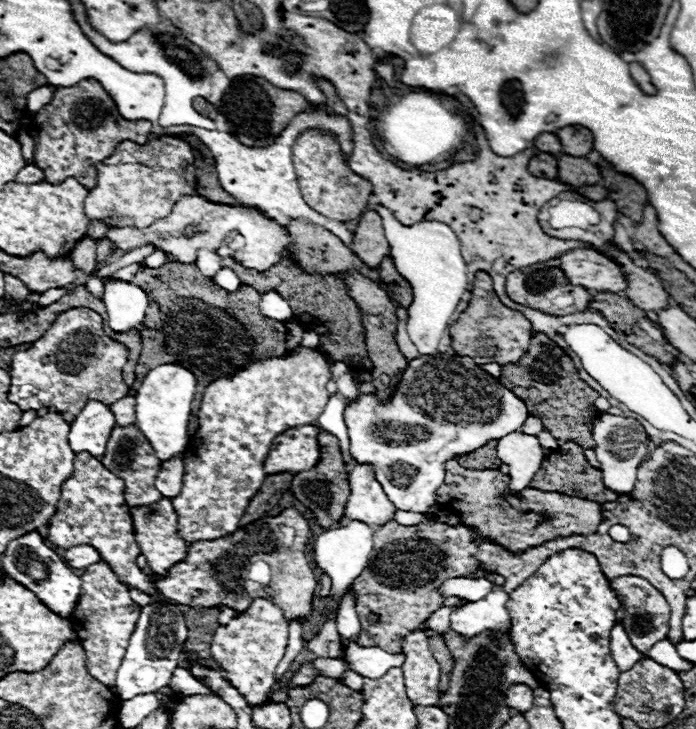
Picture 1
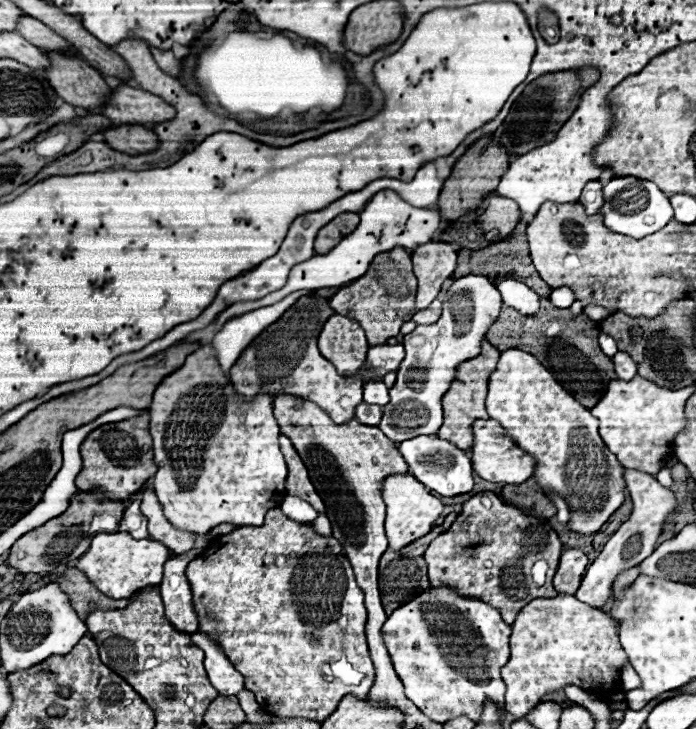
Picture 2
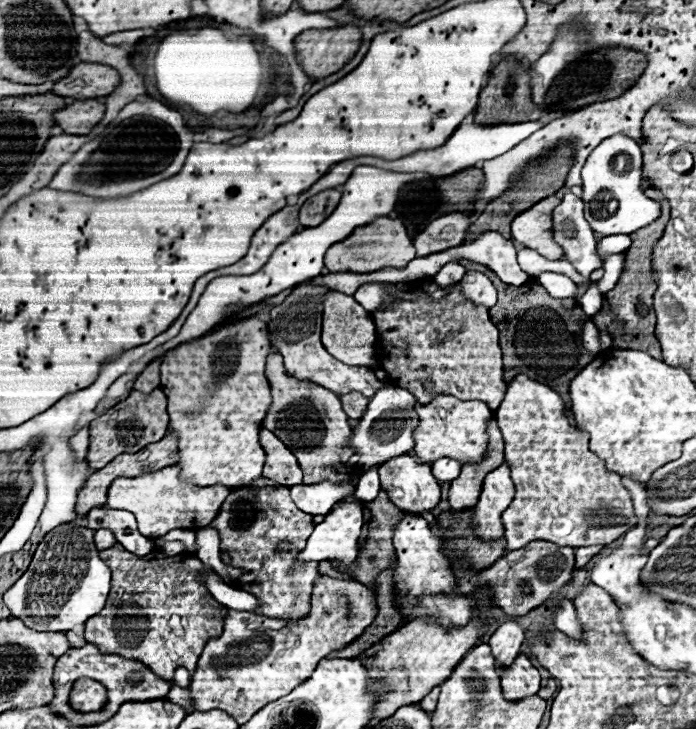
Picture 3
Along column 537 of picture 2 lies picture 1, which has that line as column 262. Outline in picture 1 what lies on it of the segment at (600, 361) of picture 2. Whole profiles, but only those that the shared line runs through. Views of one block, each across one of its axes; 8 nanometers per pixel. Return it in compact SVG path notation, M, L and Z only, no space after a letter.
M168 262L156 270L140 270L136 278L132 278L132 284L140 286L148 296L144 348L138 362L150 368L158 364L180 364L196 374L198 390L192 402L192 418L196 418L204 388L210 382L252 360L286 354L284 322L266 318L260 312L260 294L252 286L226 292L210 278L202 276L194 264L178 262Z

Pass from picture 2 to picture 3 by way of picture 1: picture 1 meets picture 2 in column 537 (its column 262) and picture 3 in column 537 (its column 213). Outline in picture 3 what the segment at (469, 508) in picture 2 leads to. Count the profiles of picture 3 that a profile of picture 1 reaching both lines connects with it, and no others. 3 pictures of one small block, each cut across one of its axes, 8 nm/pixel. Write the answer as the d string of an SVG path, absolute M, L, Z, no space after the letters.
M530 542L522 550L512 550L492 566L476 574L476 586L492 586L496 606L504 608L508 616L524 616L530 610L552 600L552 596L570 582L574 564L572 546L554 546L552 542Z

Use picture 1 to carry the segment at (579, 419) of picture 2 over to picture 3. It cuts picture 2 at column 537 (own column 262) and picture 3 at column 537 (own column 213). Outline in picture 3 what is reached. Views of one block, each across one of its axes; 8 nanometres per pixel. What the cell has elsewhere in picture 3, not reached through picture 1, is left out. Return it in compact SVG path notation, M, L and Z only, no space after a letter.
M518 374L510 382L502 404L494 412L494 418L498 420L498 426L506 442L506 462L512 470L512 482L516 486L516 494L502 514L506 528L506 550L502 554L524 548L534 540L546 540L558 546L572 548L594 544L608 546L626 530L638 524L630 494L620 482L622 476L618 476L616 472L608 472L604 468L604 462L590 452L588 436L582 436L578 428L570 424L570 420L564 414L564 402L558 392L540 382L530 380L524 374Z

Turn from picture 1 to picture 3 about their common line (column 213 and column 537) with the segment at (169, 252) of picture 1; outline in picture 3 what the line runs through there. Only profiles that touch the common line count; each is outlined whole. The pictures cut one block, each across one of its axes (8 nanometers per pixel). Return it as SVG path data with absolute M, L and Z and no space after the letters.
M558 196L536 202L512 220L512 238L526 248L538 250L548 260L560 260L562 248L552 240L552 210L560 204Z

